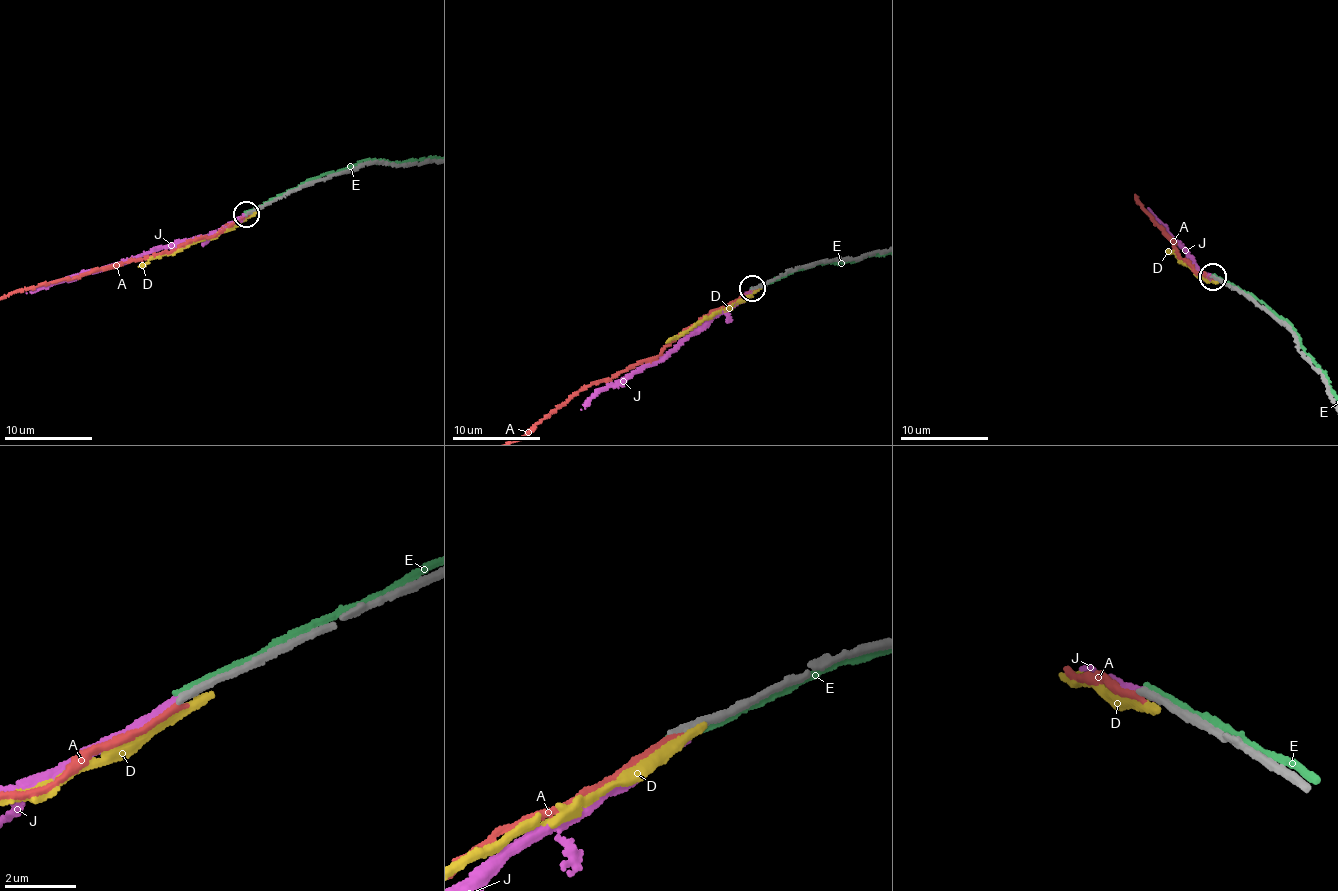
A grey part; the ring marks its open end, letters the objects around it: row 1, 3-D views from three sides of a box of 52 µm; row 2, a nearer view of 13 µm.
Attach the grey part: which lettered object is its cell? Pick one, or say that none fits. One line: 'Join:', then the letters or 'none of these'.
Join: none of these

